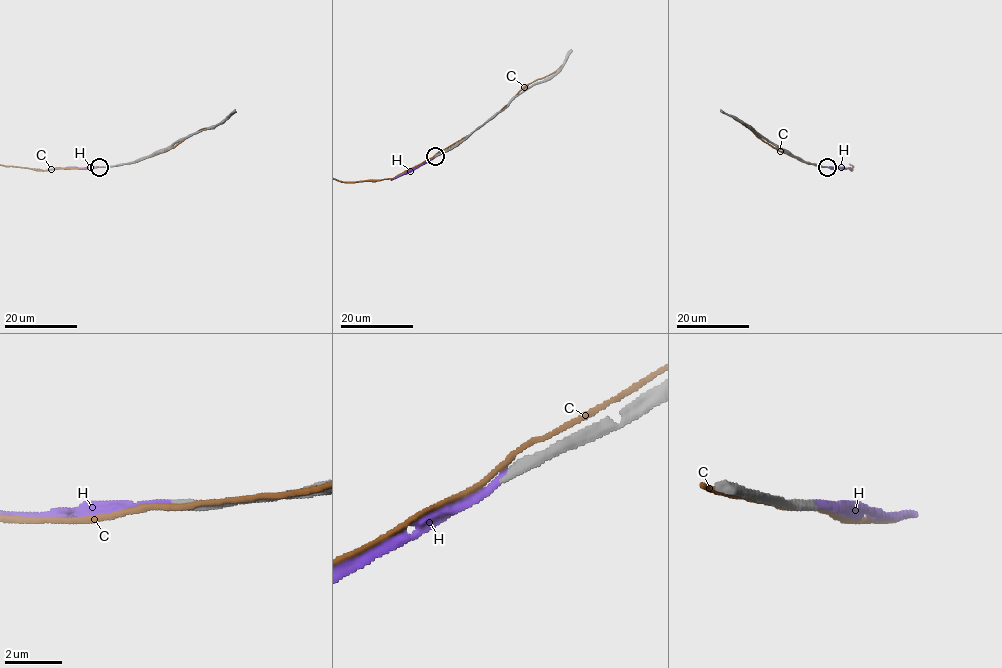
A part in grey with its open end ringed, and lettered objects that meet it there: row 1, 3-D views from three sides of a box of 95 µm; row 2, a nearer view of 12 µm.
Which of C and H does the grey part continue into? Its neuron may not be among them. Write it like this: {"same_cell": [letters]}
{"same_cell": ["H"]}

